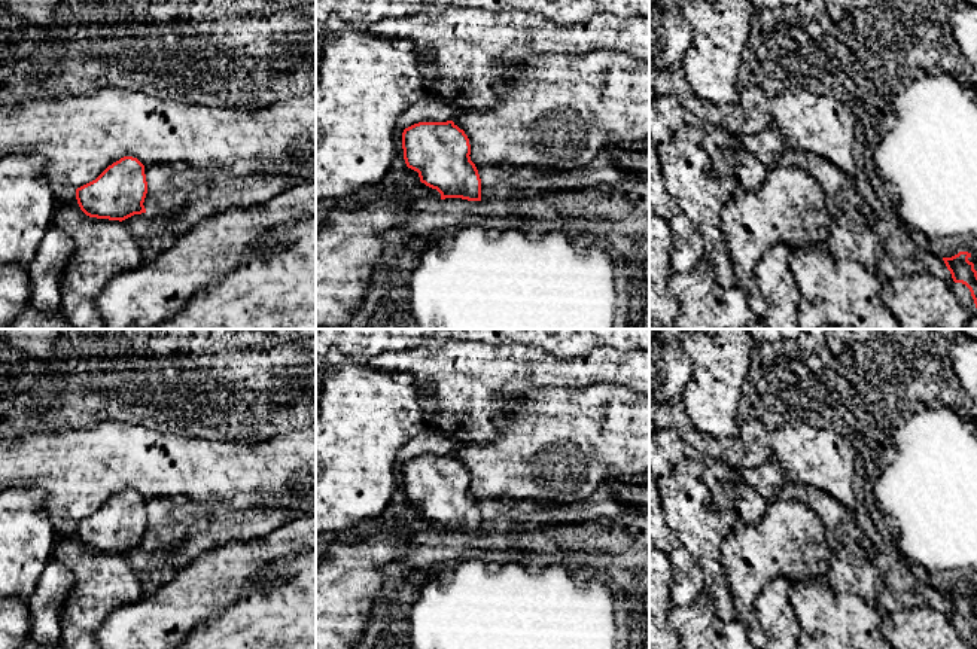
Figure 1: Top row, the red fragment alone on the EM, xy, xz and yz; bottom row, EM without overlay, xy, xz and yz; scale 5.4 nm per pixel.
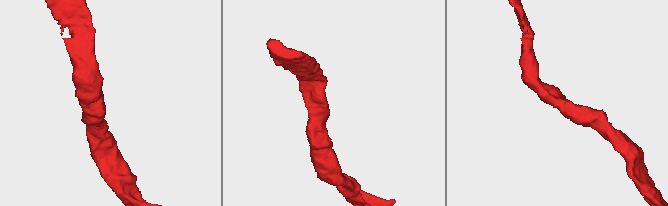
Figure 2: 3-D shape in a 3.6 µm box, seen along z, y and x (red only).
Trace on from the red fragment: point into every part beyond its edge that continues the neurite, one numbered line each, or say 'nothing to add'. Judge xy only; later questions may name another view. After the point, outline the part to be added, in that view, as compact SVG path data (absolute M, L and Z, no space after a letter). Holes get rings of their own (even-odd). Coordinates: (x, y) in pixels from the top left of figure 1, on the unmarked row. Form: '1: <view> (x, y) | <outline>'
nothing to add

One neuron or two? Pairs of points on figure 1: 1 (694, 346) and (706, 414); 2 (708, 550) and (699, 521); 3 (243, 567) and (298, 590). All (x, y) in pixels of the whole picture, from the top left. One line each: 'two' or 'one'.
1: one
2: one
3: two

